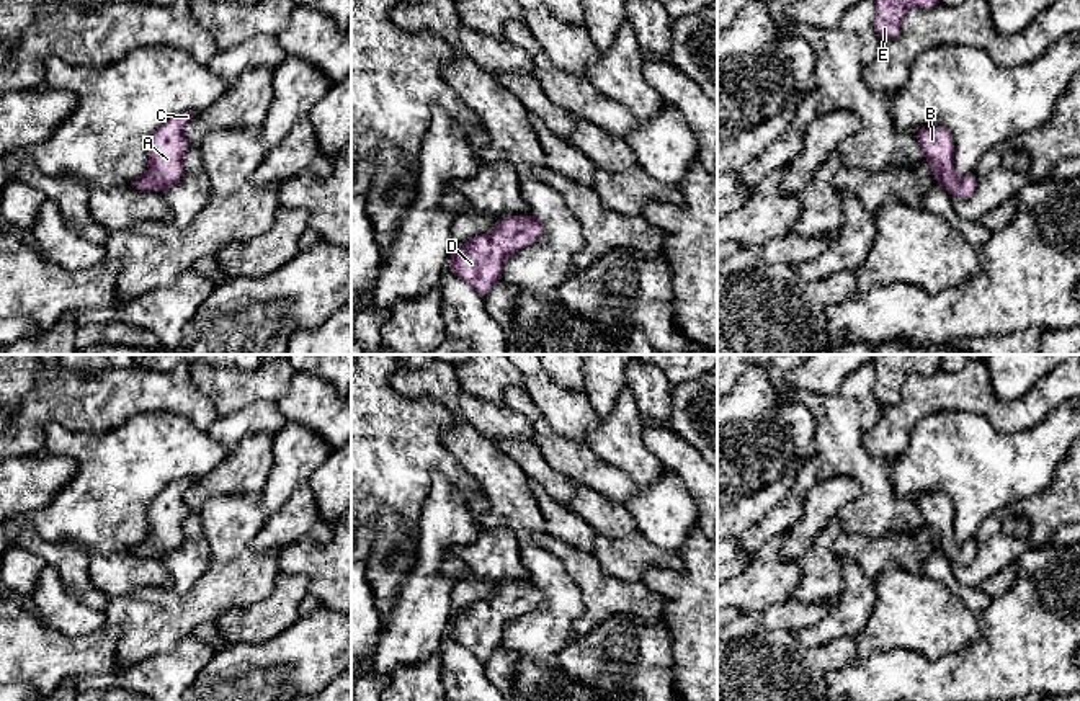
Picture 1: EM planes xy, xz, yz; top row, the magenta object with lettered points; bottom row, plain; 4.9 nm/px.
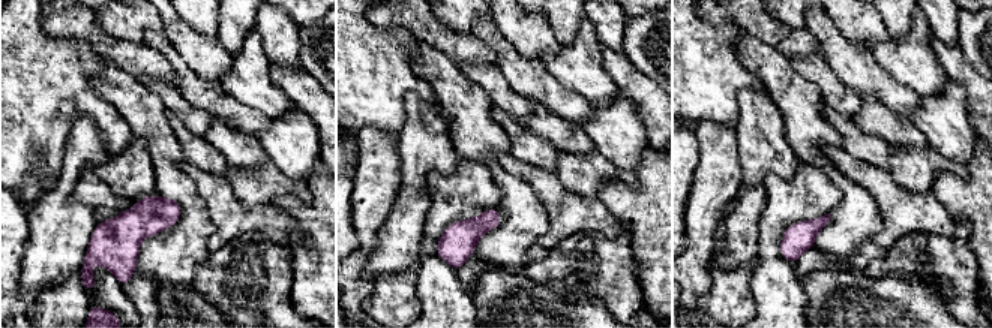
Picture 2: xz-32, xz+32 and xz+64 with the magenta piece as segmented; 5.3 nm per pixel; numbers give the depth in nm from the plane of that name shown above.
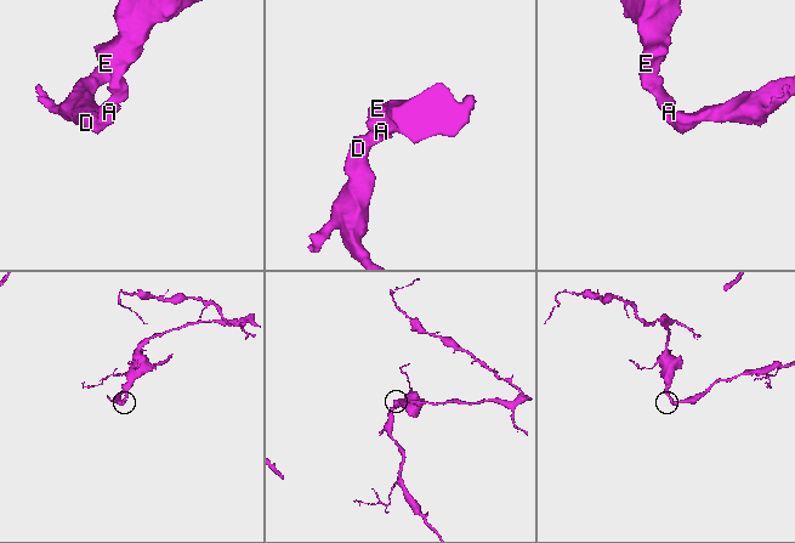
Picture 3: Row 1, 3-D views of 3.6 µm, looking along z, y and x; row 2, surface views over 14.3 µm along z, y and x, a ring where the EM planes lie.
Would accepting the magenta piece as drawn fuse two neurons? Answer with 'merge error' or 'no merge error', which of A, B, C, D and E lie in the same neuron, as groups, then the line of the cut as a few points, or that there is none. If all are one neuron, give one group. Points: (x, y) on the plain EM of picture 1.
no merge error; A B C D E; no cut

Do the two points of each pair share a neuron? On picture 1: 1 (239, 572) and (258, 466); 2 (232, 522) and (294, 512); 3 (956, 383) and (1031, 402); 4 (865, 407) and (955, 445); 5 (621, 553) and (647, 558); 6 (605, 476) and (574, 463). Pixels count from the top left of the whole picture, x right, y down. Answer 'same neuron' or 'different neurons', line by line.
1: different neurons
2: same neuron
3: same neuron
4: different neurons
5: same neuron
6: same neuron

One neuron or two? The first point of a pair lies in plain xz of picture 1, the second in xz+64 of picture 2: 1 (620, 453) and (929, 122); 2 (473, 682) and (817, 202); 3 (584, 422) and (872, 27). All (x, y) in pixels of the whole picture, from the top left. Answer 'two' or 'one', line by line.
1: two
2: one
3: one

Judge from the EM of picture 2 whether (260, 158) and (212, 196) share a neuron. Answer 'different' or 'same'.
different

